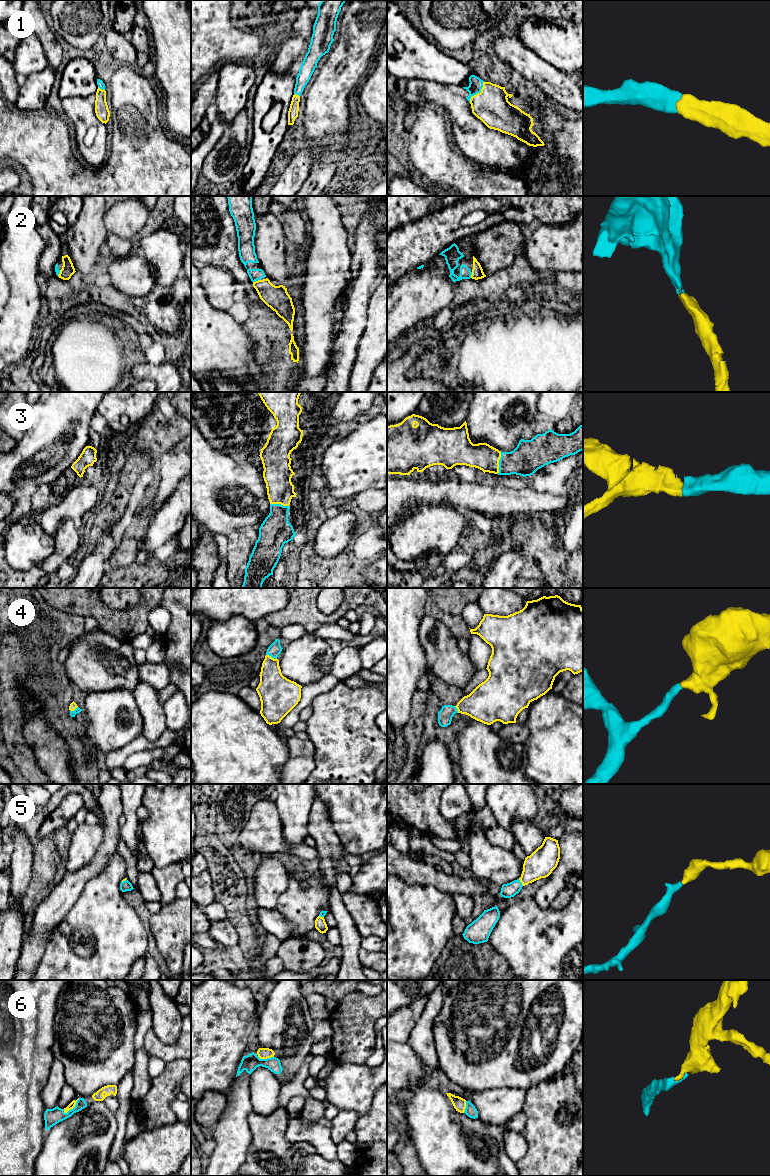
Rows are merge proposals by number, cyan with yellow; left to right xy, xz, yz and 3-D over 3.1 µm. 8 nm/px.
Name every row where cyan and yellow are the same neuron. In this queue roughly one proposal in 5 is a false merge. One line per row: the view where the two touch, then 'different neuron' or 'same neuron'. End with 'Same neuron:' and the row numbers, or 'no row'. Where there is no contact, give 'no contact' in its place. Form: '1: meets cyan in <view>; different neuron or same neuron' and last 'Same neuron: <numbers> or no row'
1: meets cyan in yz; same neuron
2: meets cyan in xz; same neuron
3: meets cyan in yz; same neuron
4: meets cyan in xz; same neuron
5: meets cyan in yz; same neuron
6: meets cyan in xy; same neuron
Same neuron: 1, 2, 3, 4, 5, 6

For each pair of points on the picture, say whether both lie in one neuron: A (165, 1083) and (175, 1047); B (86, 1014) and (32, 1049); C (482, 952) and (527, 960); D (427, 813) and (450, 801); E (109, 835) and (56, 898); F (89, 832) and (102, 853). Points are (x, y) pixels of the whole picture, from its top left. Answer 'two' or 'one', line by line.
A: two
B: two
C: two
D: two
E: one
F: two

